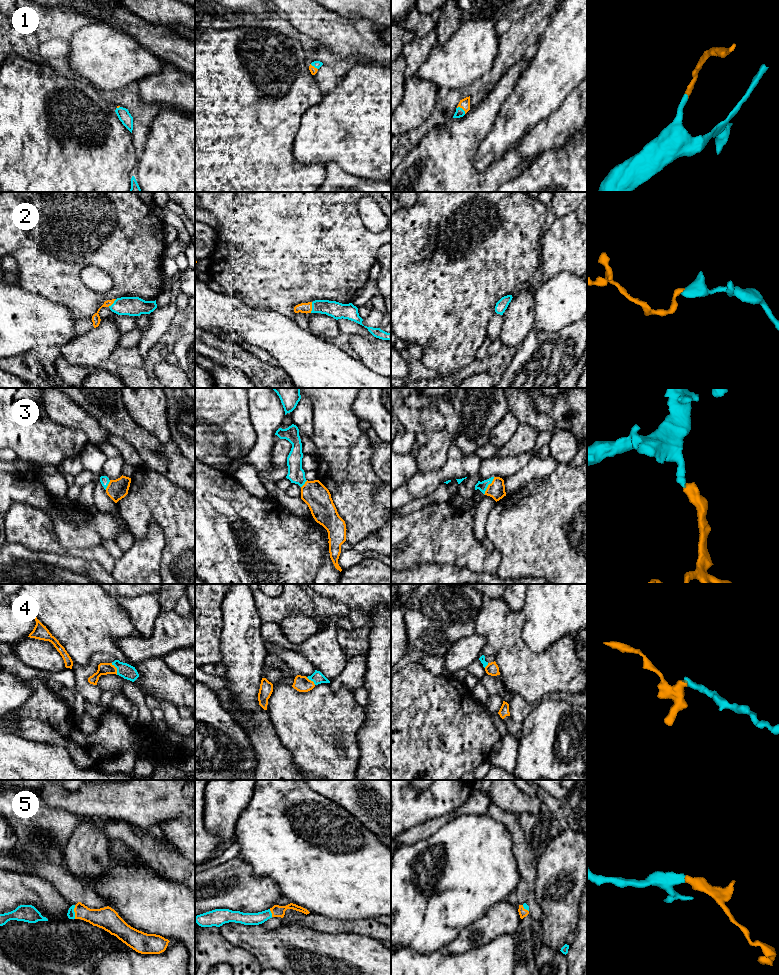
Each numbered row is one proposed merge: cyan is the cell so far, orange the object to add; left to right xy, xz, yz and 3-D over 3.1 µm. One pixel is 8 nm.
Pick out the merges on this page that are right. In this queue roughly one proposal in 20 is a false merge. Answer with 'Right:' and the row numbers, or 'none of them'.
Right: 1, 2, 3, 4, 5

